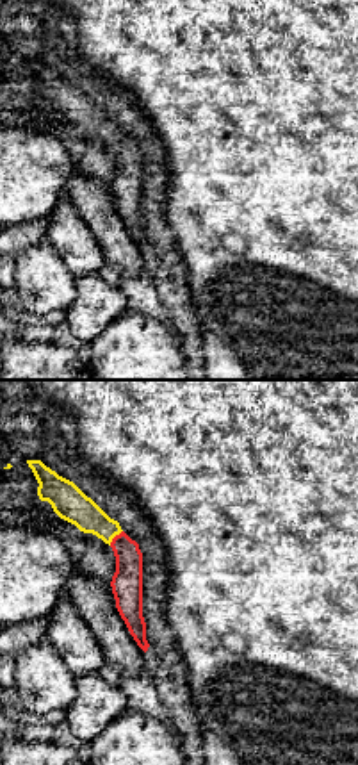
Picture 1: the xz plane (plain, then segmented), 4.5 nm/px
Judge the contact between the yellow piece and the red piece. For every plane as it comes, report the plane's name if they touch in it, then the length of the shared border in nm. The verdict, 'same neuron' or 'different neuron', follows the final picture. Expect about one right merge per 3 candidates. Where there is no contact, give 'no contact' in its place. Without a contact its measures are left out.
contact in xz; length 90 nm

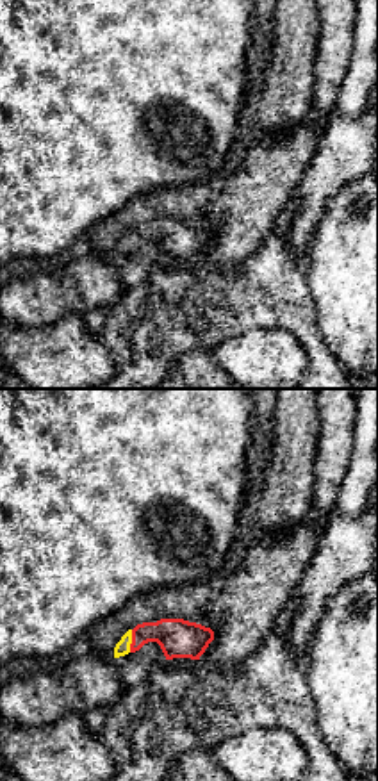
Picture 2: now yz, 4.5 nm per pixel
contact in yz; length 110 nm

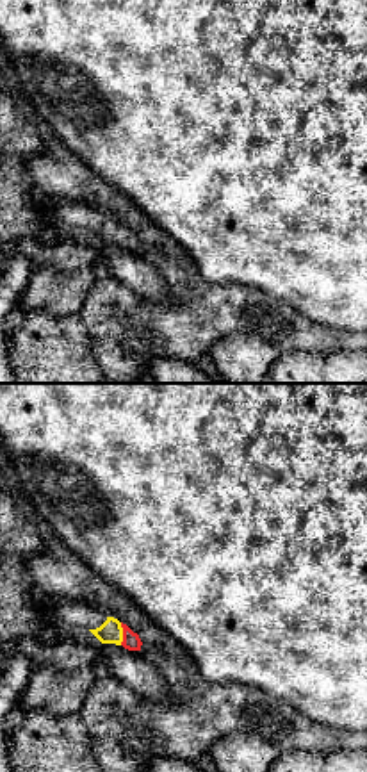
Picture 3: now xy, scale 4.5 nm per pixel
contact in xy; length 100 nm

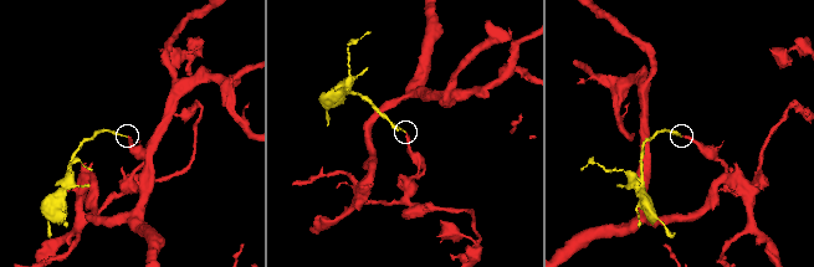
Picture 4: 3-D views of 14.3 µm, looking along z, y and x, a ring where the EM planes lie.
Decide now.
same neuron

